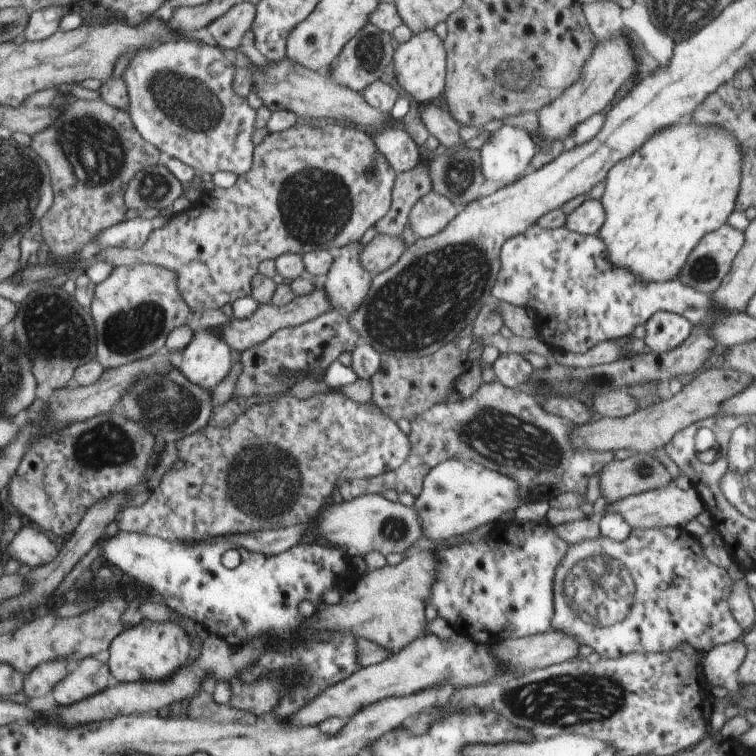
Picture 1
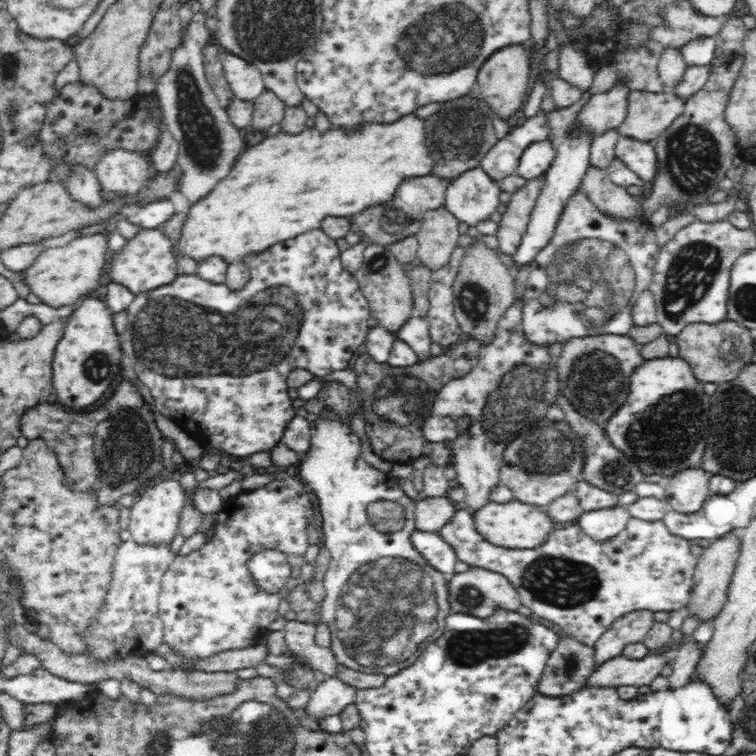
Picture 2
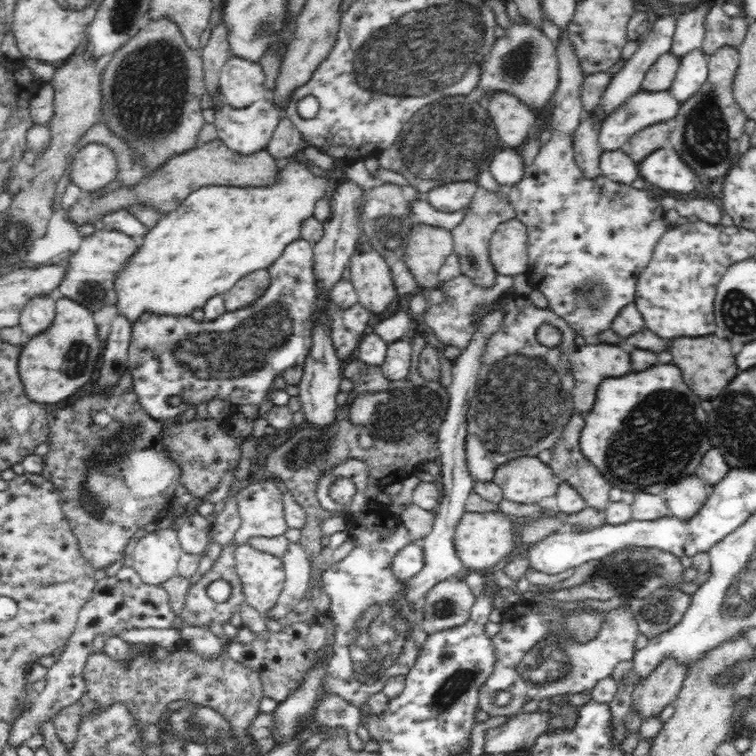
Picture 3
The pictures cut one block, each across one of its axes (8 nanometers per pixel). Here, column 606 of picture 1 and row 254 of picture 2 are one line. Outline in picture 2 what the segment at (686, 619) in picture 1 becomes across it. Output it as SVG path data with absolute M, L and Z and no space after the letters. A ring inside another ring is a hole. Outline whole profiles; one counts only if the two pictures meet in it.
M576 190L564 204L548 246L530 264L528 291L522 298L526 304L522 321L526 339L536 345L550 346L590 335L627 335L628 330L635 326L631 320L631 307L641 292L649 290L660 249L655 231L650 228L645 215L637 218L614 218L611 214L604 214L587 194Z

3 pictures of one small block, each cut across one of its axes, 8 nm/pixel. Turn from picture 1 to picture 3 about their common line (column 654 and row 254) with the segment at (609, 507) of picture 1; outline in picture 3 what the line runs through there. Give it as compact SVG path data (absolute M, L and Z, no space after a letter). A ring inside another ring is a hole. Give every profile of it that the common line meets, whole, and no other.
M518 218L498 225L489 240L489 259L497 274L516 276L528 269L527 228Z

